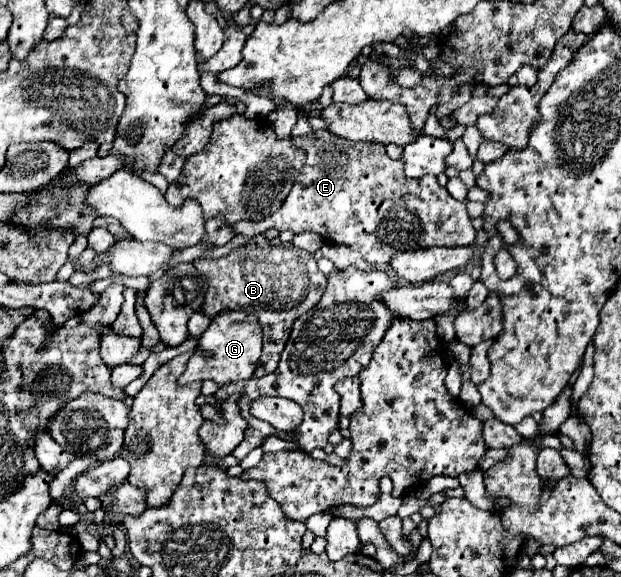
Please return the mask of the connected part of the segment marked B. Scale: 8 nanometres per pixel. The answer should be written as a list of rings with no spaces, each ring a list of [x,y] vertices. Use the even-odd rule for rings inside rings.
[[[262,234],[252,238],[246,246],[232,250],[228,256],[214,260],[194,260],[198,272],[208,278],[208,292],[202,304],[206,316],[218,314],[224,308],[254,314],[260,322],[264,348],[258,360],[254,378],[272,374],[278,368],[280,354],[290,336],[290,328],[298,316],[316,306],[326,288],[326,276],[318,270],[316,260],[310,252],[296,248],[292,242],[282,242],[280,238],[266,240]]]

